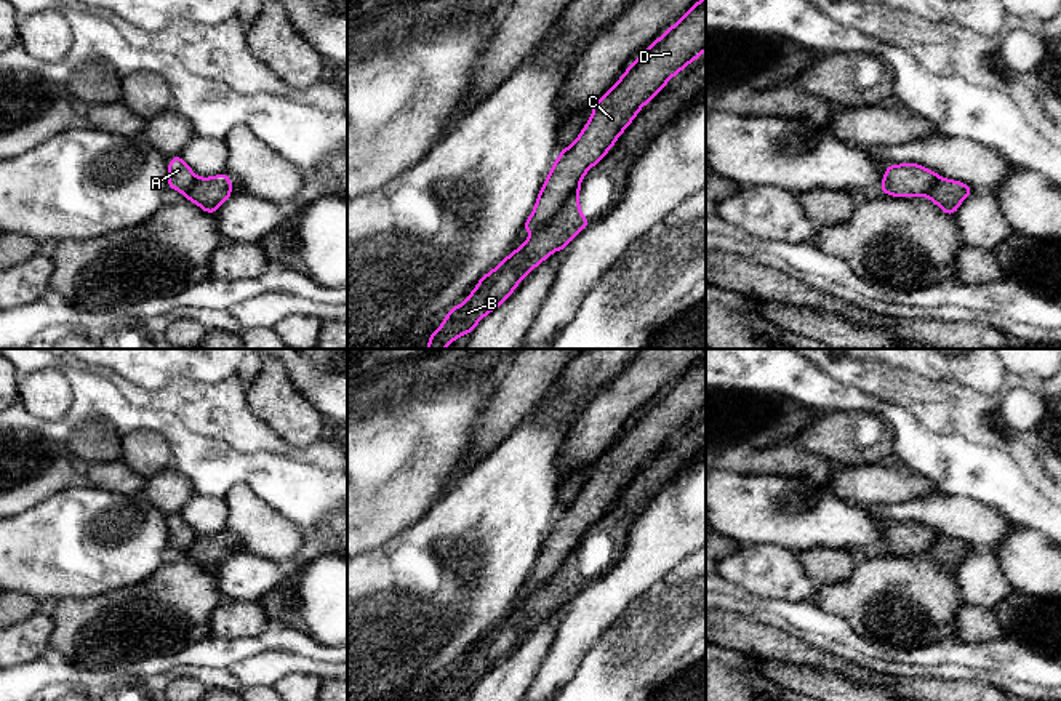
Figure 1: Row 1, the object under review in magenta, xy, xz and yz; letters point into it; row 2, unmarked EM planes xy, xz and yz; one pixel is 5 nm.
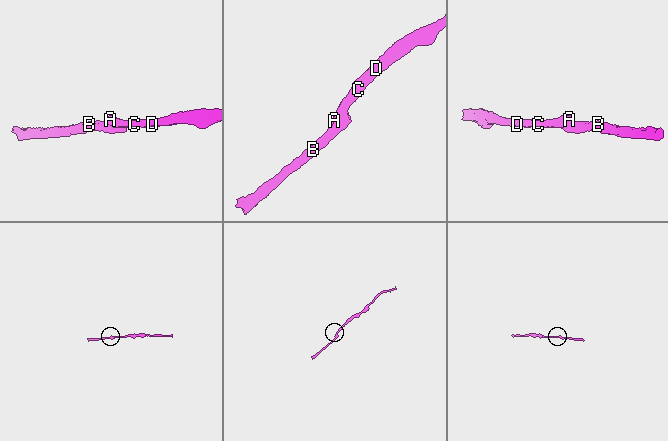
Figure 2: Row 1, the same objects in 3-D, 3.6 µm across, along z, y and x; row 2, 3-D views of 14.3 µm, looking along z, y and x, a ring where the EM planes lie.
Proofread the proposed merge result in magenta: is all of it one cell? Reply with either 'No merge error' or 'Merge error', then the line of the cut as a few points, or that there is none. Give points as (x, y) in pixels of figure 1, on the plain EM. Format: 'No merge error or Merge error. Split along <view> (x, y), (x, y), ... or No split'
Merge error. Split along xz (578, 549), (532, 592)

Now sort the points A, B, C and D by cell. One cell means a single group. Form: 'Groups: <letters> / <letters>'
Groups: A C D / B

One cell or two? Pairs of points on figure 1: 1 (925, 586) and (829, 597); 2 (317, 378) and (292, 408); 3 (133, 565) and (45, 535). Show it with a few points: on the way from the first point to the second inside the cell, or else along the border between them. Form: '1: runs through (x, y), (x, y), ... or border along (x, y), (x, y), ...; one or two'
1: runs through (901, 588), (885, 586), (868, 597), (853, 597); one
2: border along (282, 365), (298, 392), (327, 421); two
3: runs through (111, 551), (95, 546), (68, 544); one

